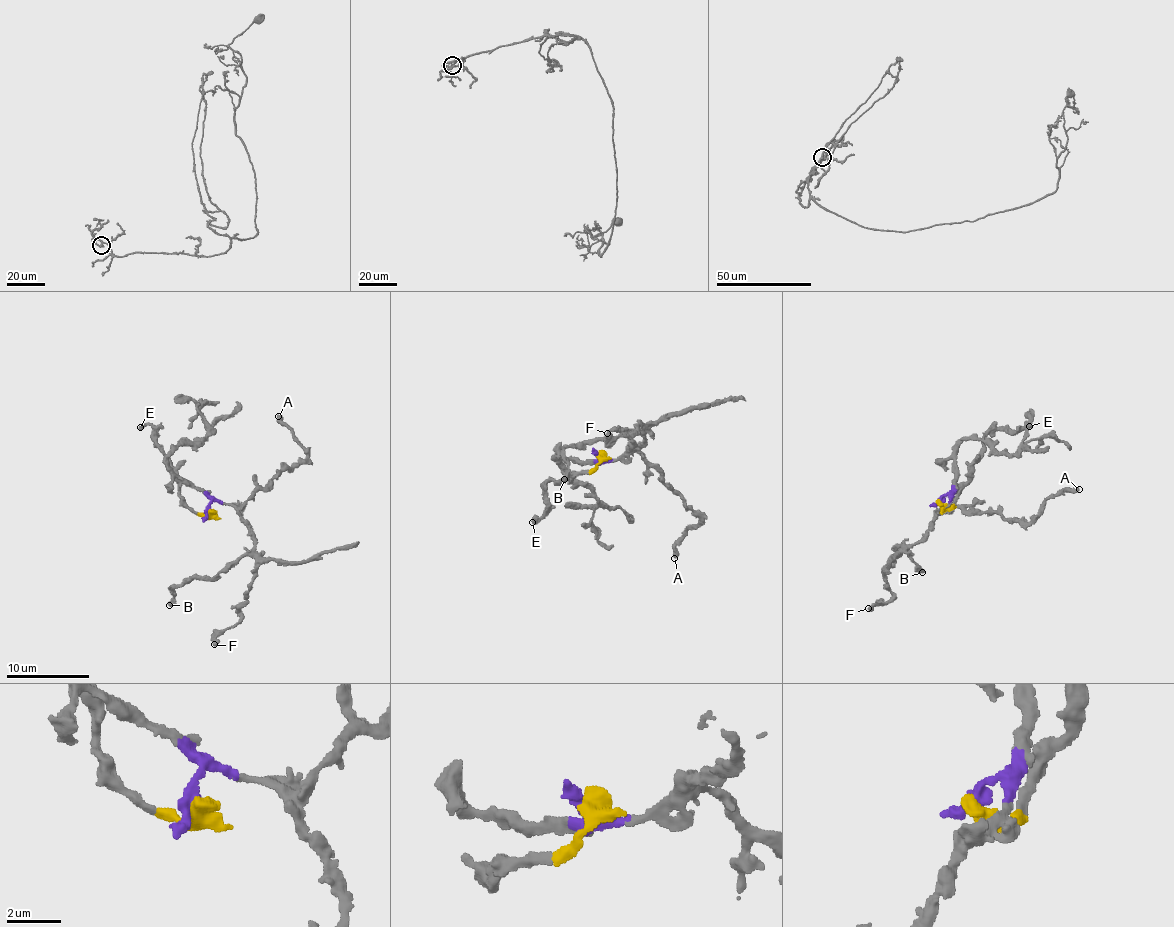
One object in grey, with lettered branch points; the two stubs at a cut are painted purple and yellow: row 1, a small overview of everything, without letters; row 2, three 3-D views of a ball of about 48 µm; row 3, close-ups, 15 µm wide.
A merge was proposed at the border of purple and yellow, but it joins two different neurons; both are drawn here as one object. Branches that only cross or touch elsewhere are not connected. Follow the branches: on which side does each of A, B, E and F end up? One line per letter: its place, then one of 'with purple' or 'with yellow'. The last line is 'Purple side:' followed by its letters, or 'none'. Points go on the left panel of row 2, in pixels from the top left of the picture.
A: at (278, 416); with purple
B: at (169, 605); with purple
E: at (140, 427); with yellow
F: at (214, 644); with purple
Purple side: A, B, F

